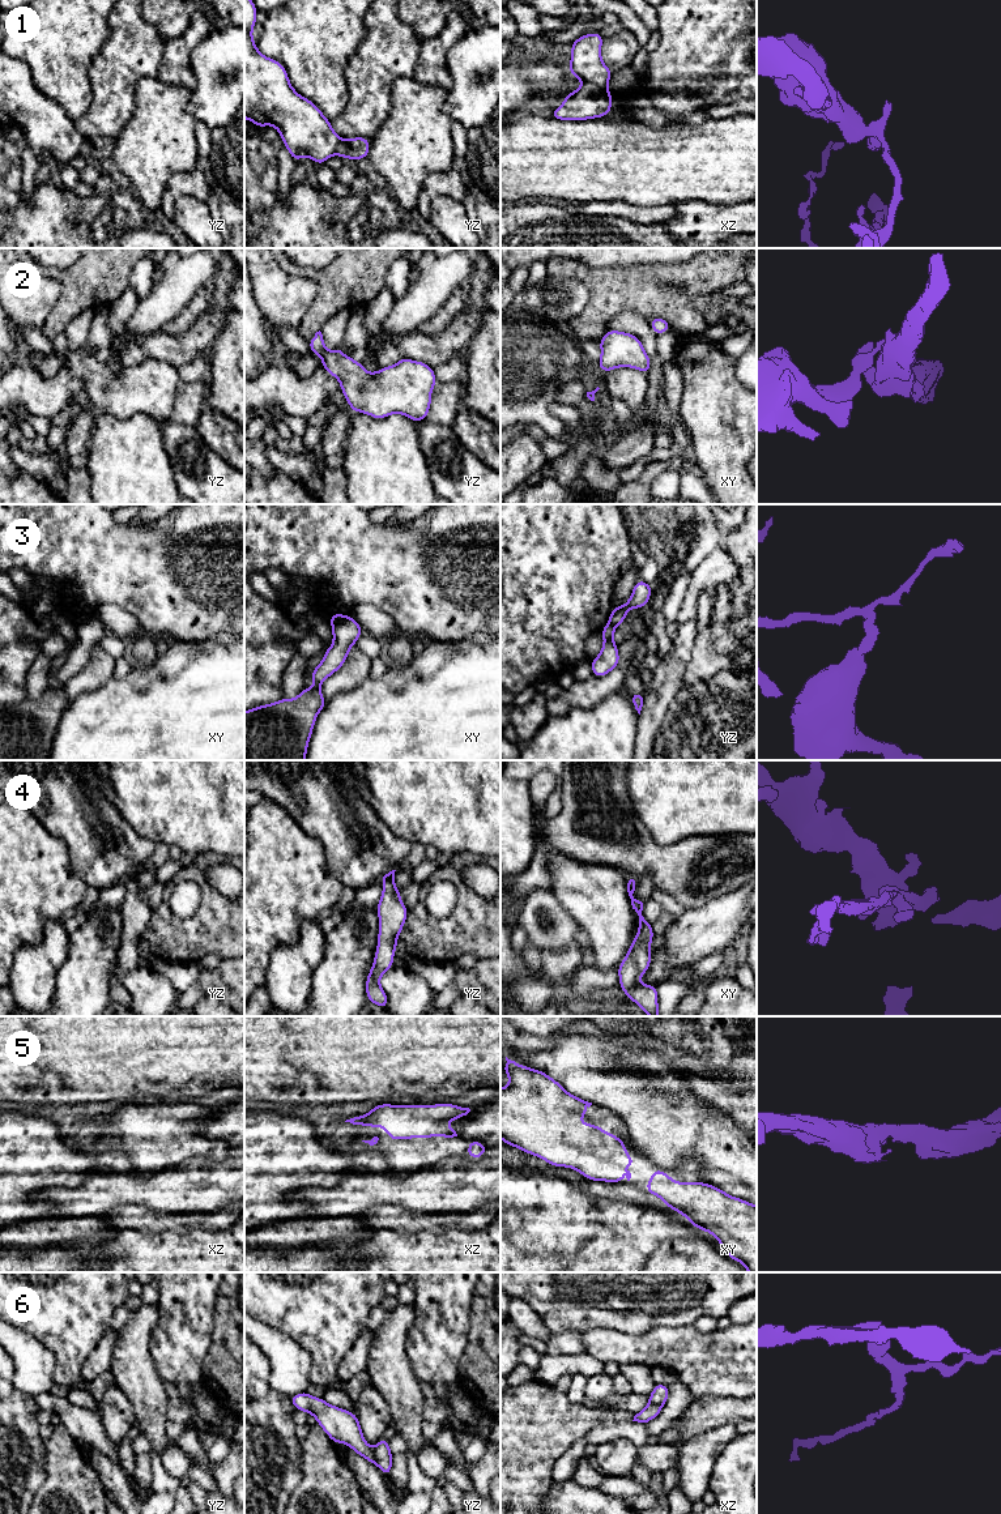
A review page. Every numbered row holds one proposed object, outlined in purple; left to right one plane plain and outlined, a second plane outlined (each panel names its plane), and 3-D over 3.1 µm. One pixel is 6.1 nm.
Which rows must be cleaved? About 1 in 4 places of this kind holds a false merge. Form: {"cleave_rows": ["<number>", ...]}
{"cleave_rows": ["1", "3", "6"]}

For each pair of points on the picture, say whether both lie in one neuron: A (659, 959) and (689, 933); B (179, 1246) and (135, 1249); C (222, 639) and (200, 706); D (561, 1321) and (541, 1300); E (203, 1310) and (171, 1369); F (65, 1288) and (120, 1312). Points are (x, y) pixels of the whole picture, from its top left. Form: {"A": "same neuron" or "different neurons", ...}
{"A": "same neuron", "B": "same neuron", "C": "different neurons", "D": "same neuron", "E": "same neuron", "F": "different neurons"}

